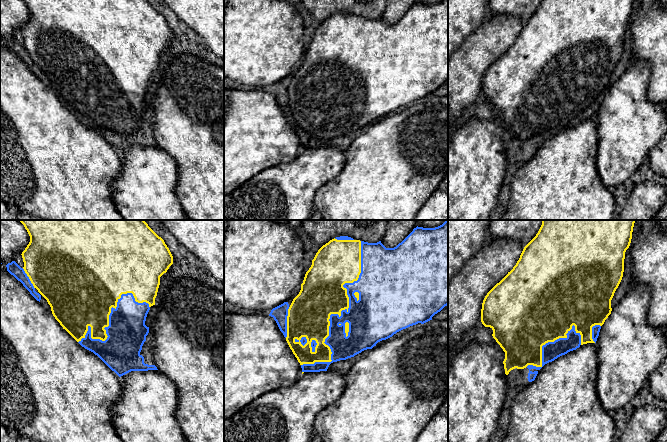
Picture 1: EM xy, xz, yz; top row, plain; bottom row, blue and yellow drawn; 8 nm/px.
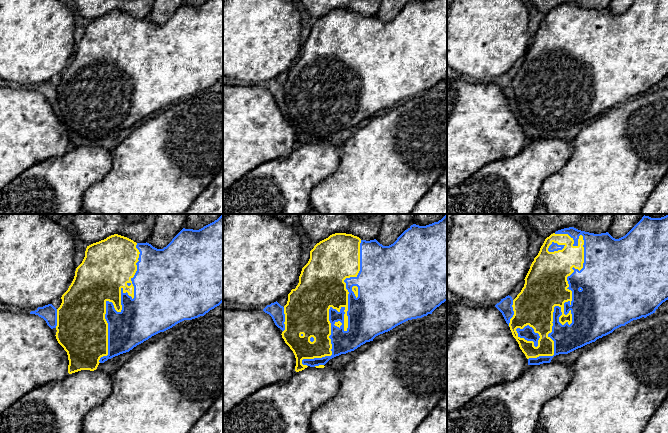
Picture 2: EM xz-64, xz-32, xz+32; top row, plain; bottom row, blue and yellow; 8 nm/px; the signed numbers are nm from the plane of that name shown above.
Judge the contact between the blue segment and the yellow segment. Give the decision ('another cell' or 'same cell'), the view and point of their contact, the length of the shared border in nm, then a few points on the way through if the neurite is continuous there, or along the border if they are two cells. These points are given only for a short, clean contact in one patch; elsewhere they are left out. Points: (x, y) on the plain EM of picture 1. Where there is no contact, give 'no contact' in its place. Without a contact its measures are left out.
same cell | xz (338, 91) | 1100 nm

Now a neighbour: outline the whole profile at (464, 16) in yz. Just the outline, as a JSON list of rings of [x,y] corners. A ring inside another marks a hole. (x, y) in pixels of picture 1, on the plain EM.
[[[448,0],[448,58],[488,14],[489,0]]]

